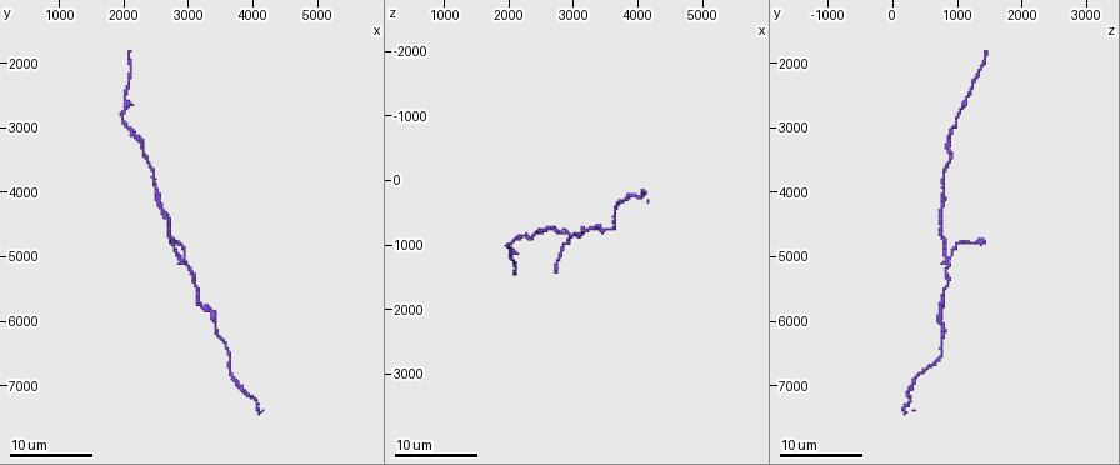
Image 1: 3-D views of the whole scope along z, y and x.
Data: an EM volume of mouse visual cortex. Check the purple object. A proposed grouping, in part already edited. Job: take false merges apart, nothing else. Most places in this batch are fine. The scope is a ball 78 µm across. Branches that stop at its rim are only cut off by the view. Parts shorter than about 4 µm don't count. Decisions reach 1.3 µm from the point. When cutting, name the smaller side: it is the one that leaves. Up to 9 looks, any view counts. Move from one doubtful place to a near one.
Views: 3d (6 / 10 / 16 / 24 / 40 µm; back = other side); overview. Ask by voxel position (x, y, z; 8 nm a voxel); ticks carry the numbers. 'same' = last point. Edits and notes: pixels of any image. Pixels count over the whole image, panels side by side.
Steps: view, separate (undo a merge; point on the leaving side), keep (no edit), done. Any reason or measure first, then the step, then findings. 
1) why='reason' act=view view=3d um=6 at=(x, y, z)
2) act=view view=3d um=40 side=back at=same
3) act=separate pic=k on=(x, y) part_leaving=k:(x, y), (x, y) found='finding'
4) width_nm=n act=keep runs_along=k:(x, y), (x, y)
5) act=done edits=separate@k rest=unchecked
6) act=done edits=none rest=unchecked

why='four or more arms meet' act=view view=3d um=16 at=(2900, 5050, 850)

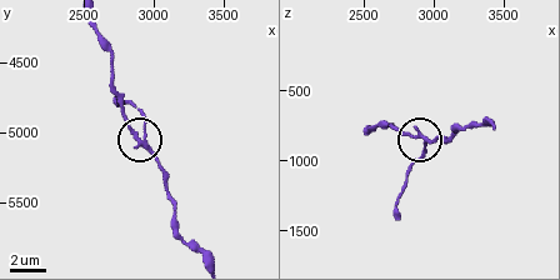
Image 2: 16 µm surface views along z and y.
act=view view=3d um=6 at=(2960, 5060, 860)

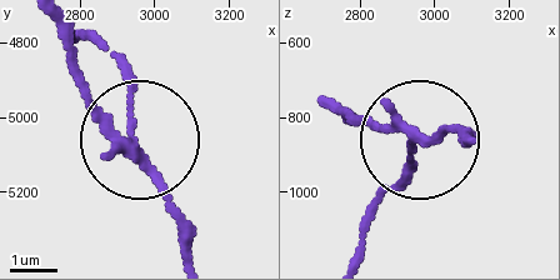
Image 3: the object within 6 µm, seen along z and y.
act=keep runs_along=3:(73, 44), (78, 88), (129, 131), (133, 88), (109, 44) found='continuous, no second neuron'

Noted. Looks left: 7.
why='thick turns thin' act=view view=3d um=24 at=(3200, 5650, 750)

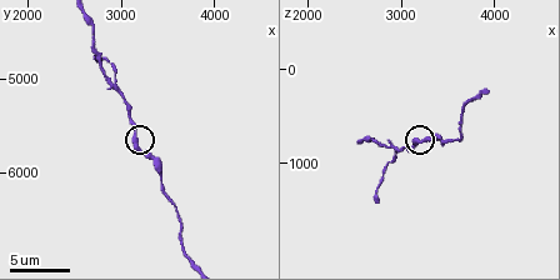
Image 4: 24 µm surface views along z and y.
act=view view=3d um=10 at=same

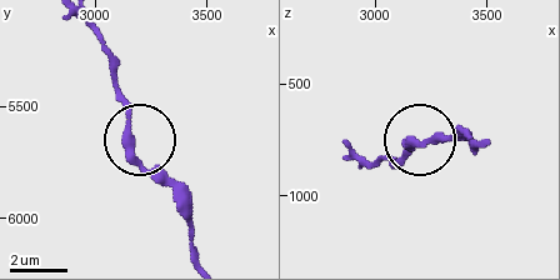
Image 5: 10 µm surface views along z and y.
width_nm=270 act=keep found='continuous, no second neuron'

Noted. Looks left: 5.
why='calibre changes' act=view view=3d um=24 at=(2050, 2500, 1200)

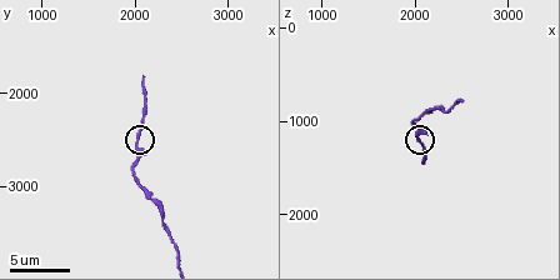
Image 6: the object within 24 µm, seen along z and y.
act=view view=3d um=10 at=(2050, 2500, 1150)

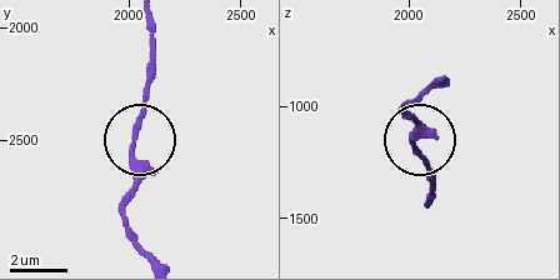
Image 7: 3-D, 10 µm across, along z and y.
act=keep runs_along=7:(440, 83), (404, 104), (430, 171) found='all the same neuron'

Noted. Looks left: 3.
why='calibre changes' act=view view=3d um=16 at=(2100, 3050, 950)

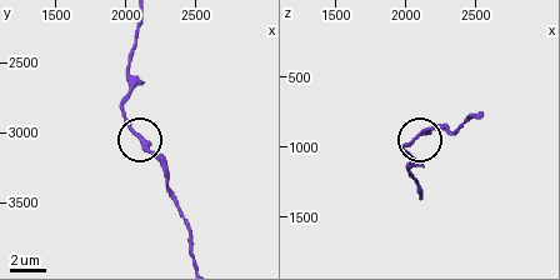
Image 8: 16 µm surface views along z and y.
width_nm=240 act=keep runs_along=8:(195, 258), (190, 226), (171, 190), (166, 169), (120, 108) found='one neuron here'

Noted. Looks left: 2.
act=done edits=none rest=unchecked

